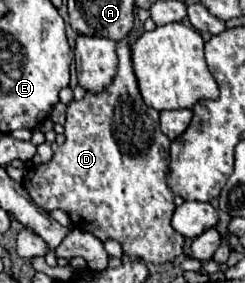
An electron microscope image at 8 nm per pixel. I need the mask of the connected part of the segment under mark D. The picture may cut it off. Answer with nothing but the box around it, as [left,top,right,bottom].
[24,41,184,263]

